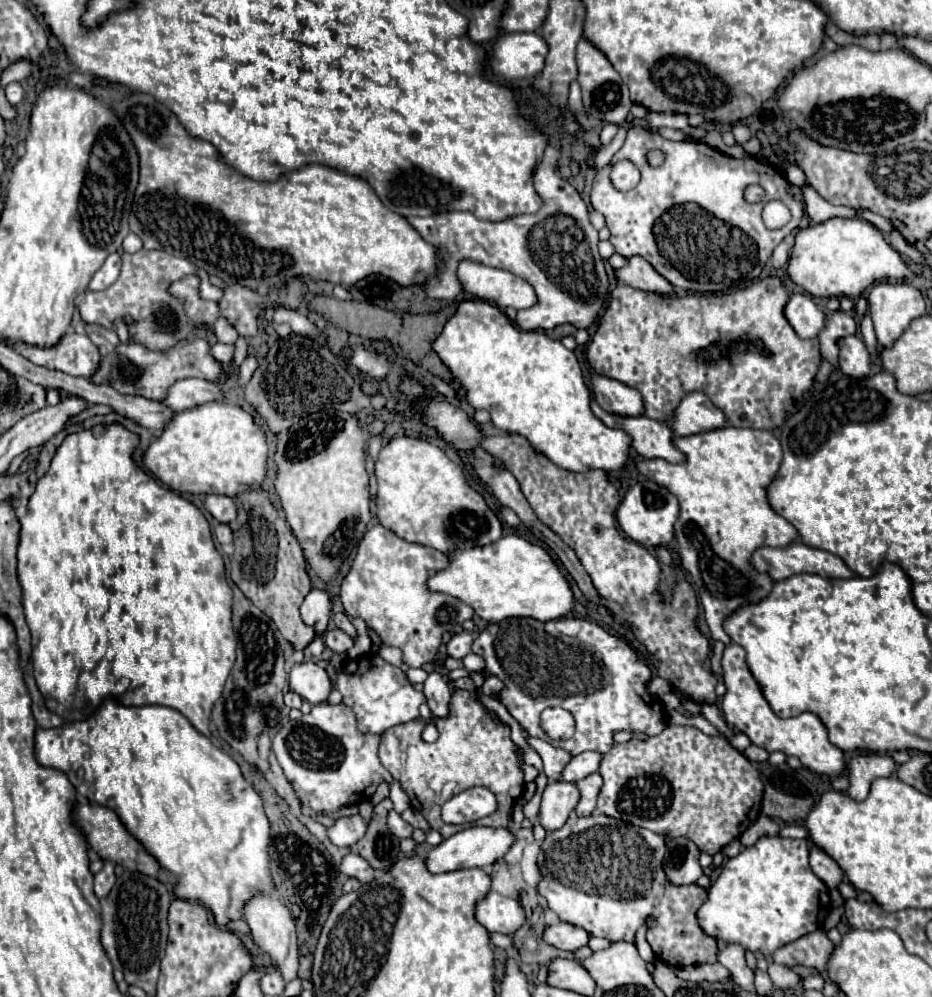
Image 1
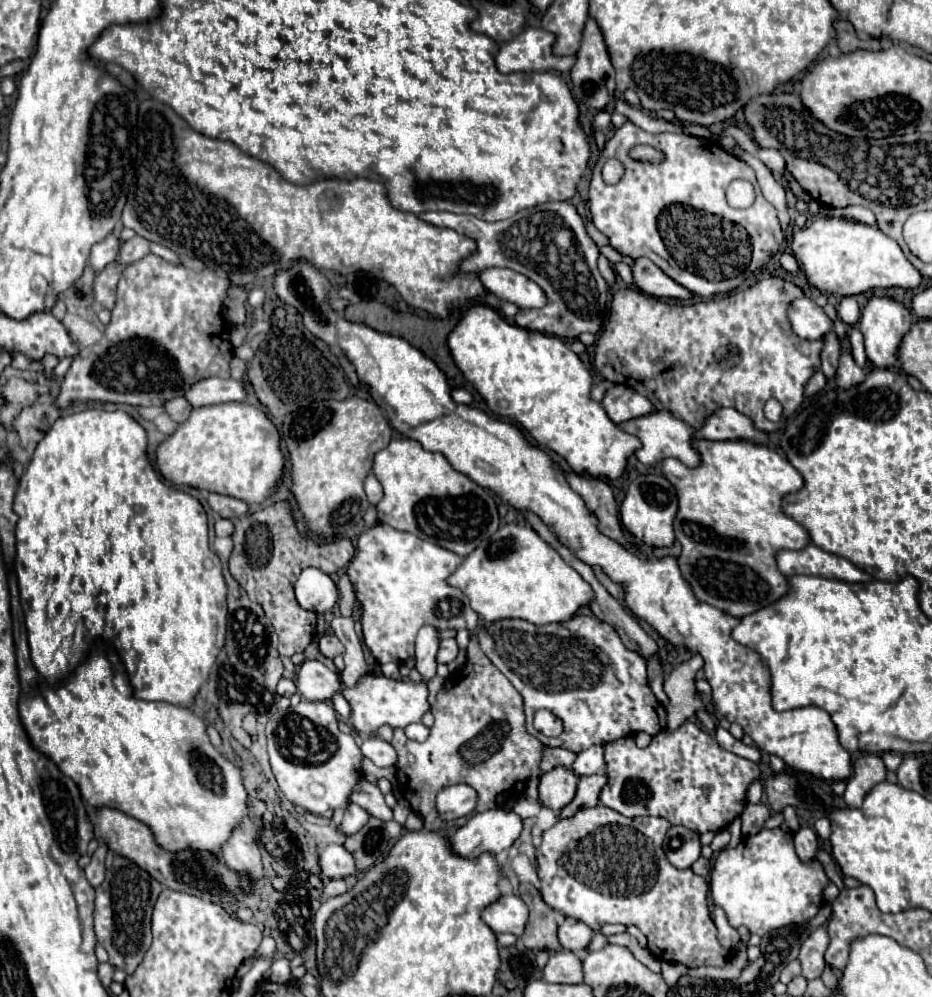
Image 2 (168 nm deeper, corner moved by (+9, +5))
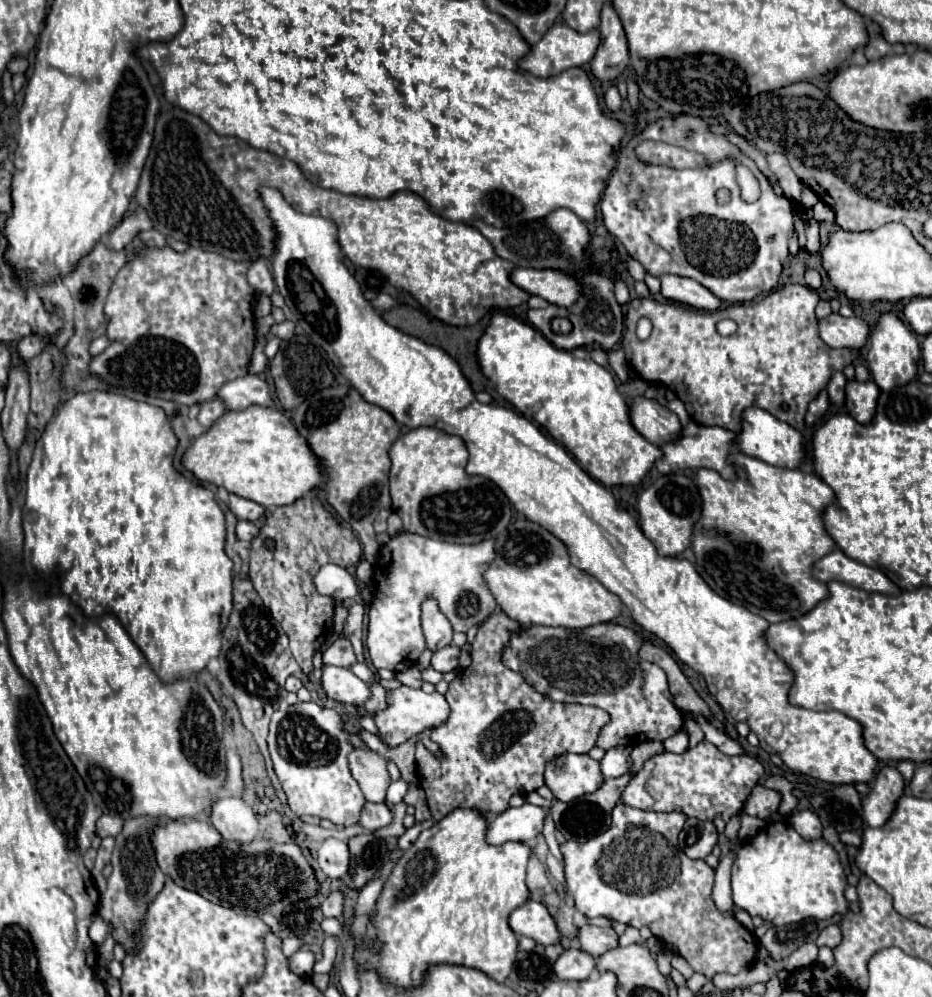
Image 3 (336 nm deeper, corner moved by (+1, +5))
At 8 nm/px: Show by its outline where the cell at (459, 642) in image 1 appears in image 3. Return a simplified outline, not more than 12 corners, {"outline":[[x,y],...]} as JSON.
{"outline":[[449,644],[437,650],[431,666],[439,672],[459,668],[461,648]]}

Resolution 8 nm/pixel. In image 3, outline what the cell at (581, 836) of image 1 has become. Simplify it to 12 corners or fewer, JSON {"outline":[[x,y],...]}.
{"outline":[[617,802],[609,830],[559,846],[565,890],[737,974],[757,940],[713,904],[681,812]]}

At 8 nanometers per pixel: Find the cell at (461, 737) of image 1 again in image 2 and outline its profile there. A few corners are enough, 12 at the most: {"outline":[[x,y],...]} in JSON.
{"outline":[[471,634],[425,742],[391,740],[399,790],[443,830],[443,786],[477,812],[541,776],[523,698]]}

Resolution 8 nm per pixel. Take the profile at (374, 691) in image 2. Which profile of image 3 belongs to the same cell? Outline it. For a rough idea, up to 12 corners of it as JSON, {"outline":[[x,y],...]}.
{"outline":[[399,686],[375,712],[379,738],[399,746],[441,726],[449,704],[439,692]]}

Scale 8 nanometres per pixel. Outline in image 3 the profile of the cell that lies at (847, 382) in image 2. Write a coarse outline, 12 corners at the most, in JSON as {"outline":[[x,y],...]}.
{"outline":[[849,380],[845,408],[857,422],[873,418],[879,386]]}

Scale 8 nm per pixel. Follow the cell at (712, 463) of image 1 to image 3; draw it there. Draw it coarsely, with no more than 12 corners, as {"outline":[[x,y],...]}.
{"outline":[[733,450],[695,470],[695,570],[781,622],[827,598],[815,474]]}

